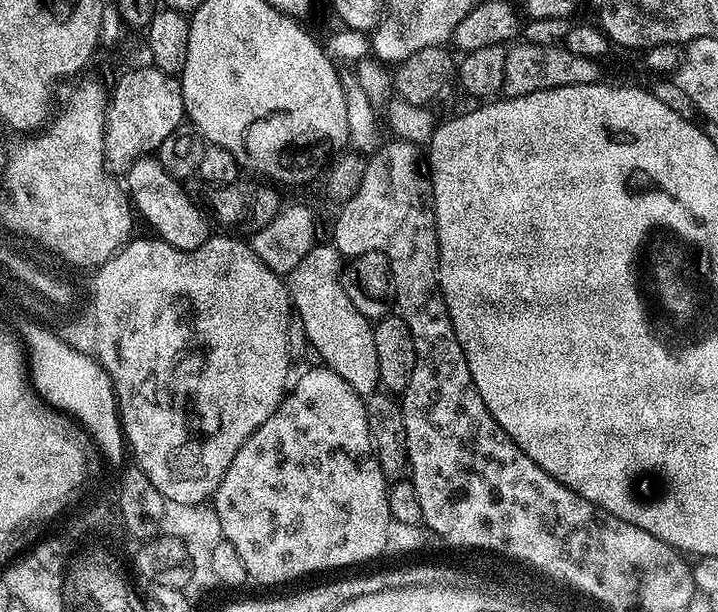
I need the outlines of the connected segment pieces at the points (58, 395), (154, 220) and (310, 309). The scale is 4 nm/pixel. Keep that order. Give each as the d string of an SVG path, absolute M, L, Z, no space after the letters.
M28 328L27 337L22 344L26 349L26 368L30 373L30 383L41 401L49 409L57 408L58 411L73 416L88 431L89 438L100 447L101 454L110 463L115 466L124 464L126 441L120 424L119 404L110 374L100 361L74 350L74 346L67 344L62 337L40 332L40 328Z
M155 155L144 156L126 173L126 192L130 203L140 216L153 228L155 235L170 246L183 252L198 250L210 235L210 220L207 215L184 193L181 181L174 179L166 170L162 170L159 159Z
M331 243L313 244L306 258L302 258L302 262L298 262L298 266L294 266L294 270L287 273L288 299L292 301L295 315L302 318L311 351L315 354L317 352L324 359L321 360L323 367L334 370L338 378L350 382L350 386L359 396L367 398L381 387L378 354L374 350L374 334L372 333L374 324L369 317L360 313L358 306L354 306L354 302L350 302L350 294L346 294L344 289L344 266L345 261L339 250Z

